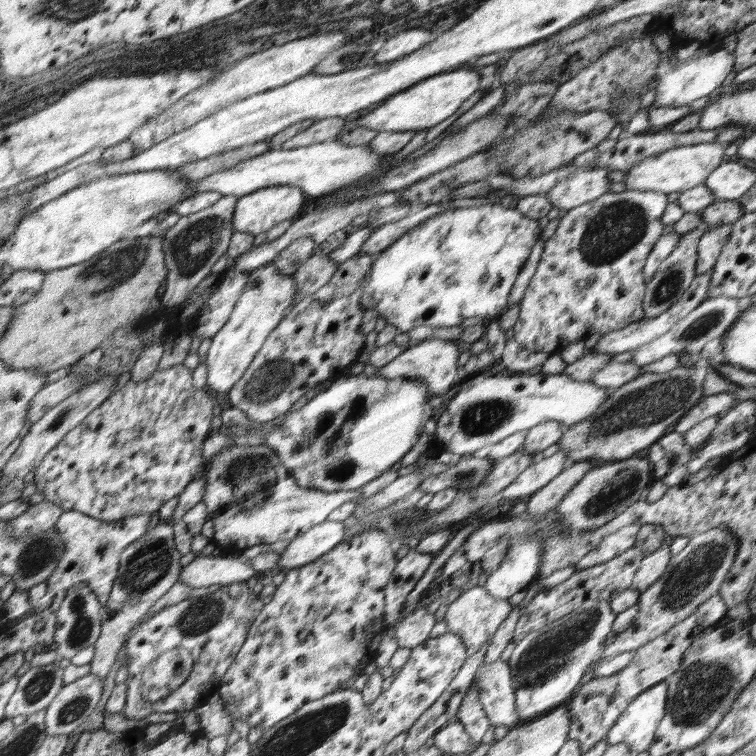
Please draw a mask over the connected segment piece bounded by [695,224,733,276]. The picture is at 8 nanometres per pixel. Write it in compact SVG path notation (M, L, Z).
M733 224L718 225L706 229L697 244L697 262L695 265L697 276L714 267L732 230Z

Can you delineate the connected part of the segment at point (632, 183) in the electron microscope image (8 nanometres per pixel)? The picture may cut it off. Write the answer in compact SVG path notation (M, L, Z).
M703 142L690 146L679 146L666 150L662 154L650 156L642 162L638 162L634 168L626 170L626 190L654 190L666 195L671 193L684 193L703 185L708 176L718 169L724 161L729 160L726 155L726 147L718 142Z

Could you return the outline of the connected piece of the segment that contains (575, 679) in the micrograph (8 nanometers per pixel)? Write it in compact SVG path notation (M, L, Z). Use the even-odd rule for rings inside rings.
M610 600L584 601L570 614L566 614L563 618L526 634L522 640L517 642L507 662L513 677L515 712L518 719L529 721L533 717L540 714L544 715L562 703L569 701L582 684L589 667L600 659L602 648L604 648L604 640L610 634L610 626L615 624L614 618L616 618L616 613L610 610Z

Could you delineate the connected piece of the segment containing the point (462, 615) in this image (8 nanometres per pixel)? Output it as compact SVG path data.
M474 585L461 593L454 602L448 606L444 620L447 623L447 631L460 636L469 653L476 650L482 652L482 643L490 641L494 632L498 630L502 621L510 614L514 605L507 600L500 601L488 594L485 586Z

